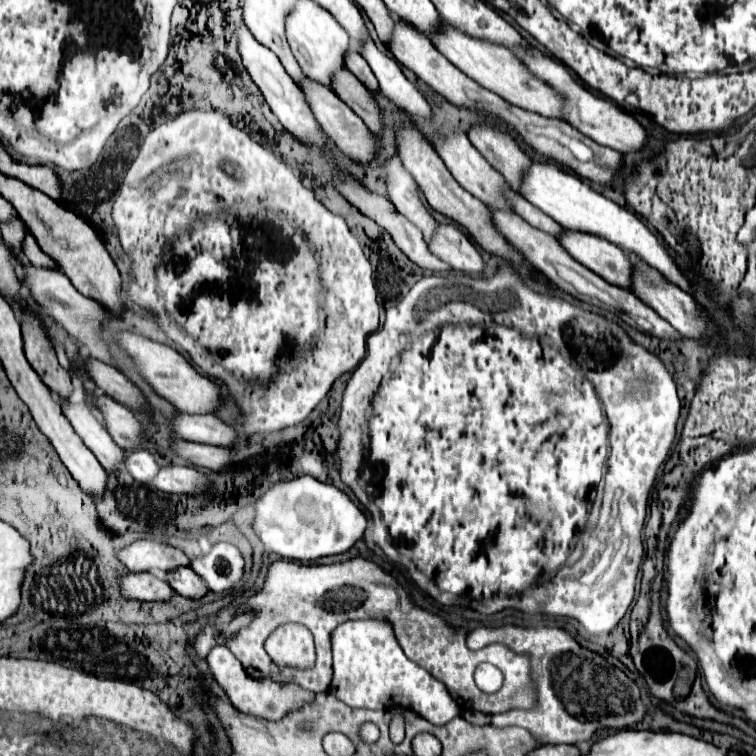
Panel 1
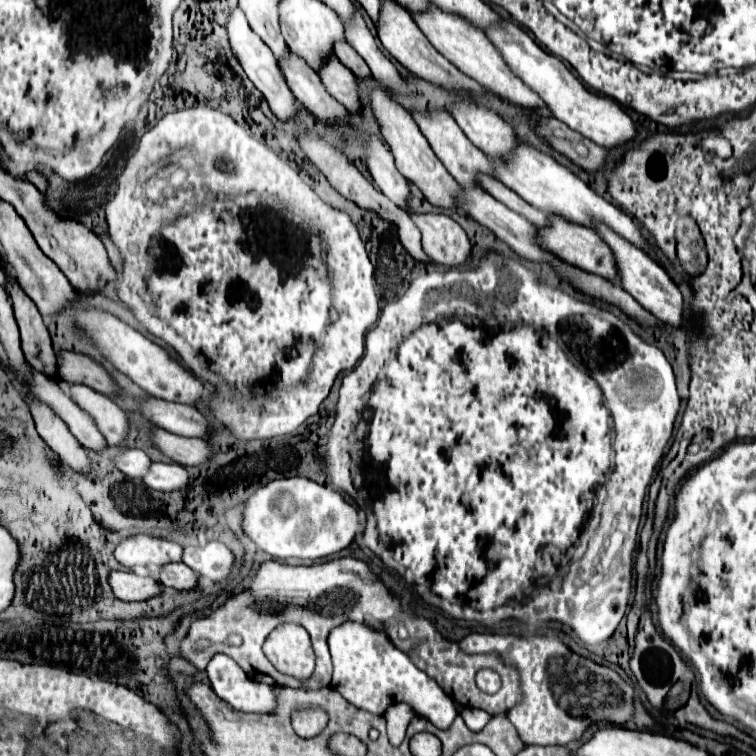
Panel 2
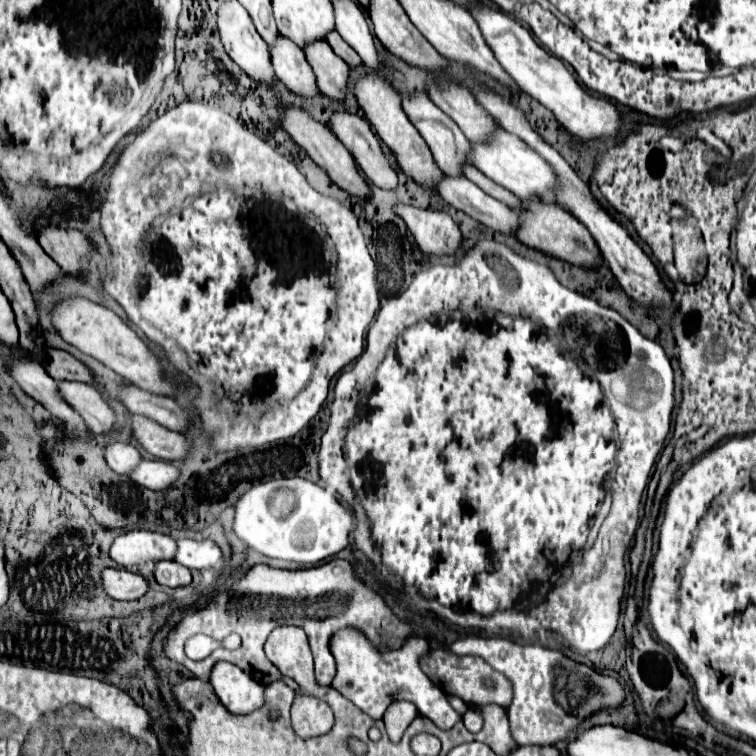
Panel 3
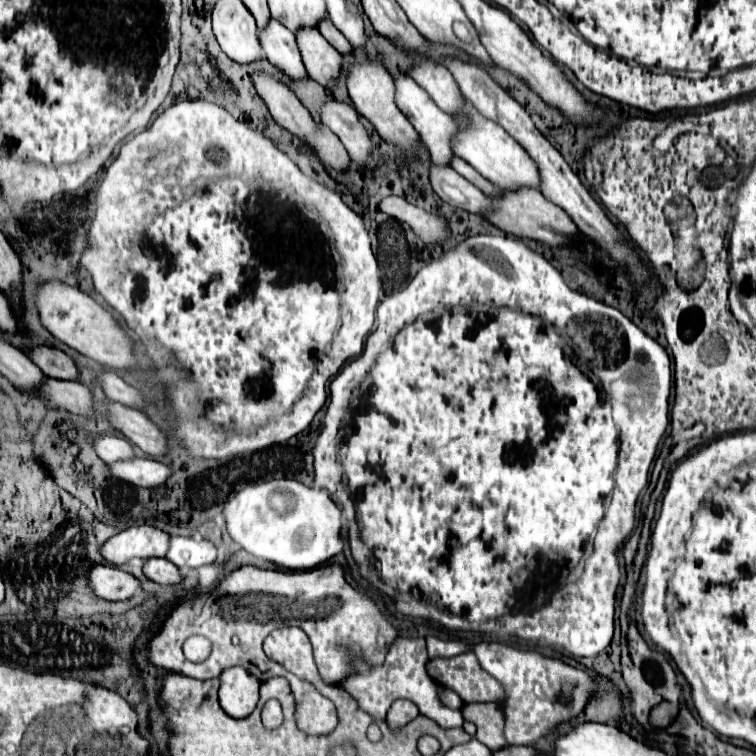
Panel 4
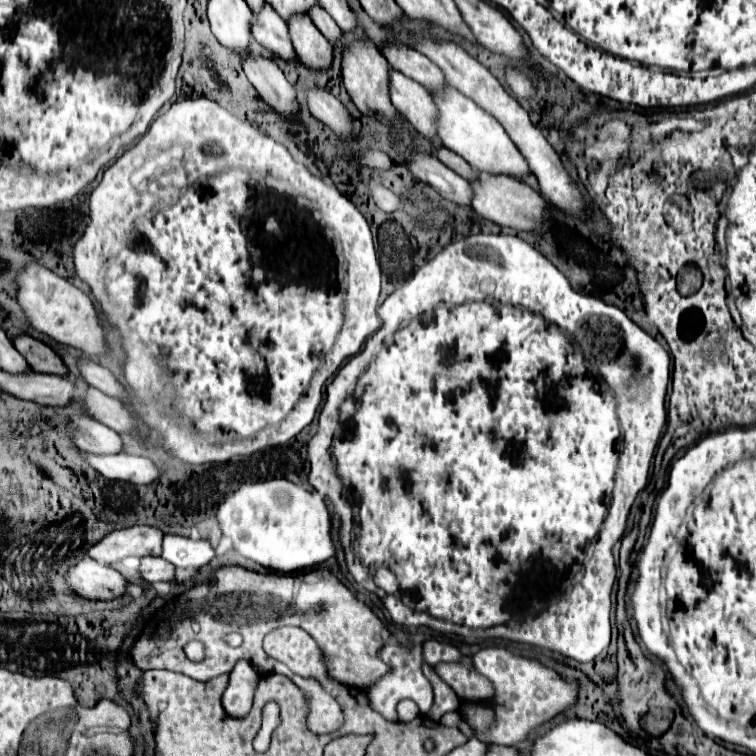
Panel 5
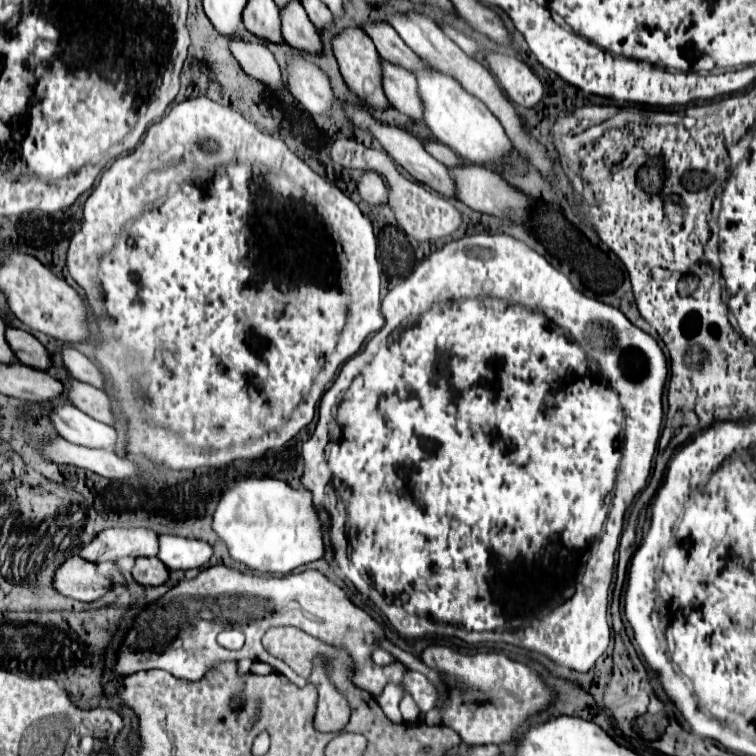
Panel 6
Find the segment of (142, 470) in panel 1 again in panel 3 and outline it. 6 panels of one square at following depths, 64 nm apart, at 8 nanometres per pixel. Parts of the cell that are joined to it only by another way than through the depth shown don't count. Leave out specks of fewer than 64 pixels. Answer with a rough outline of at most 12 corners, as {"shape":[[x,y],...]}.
{"shape":[[116,442],[106,448],[114,472],[128,474],[142,462],[132,444]]}

